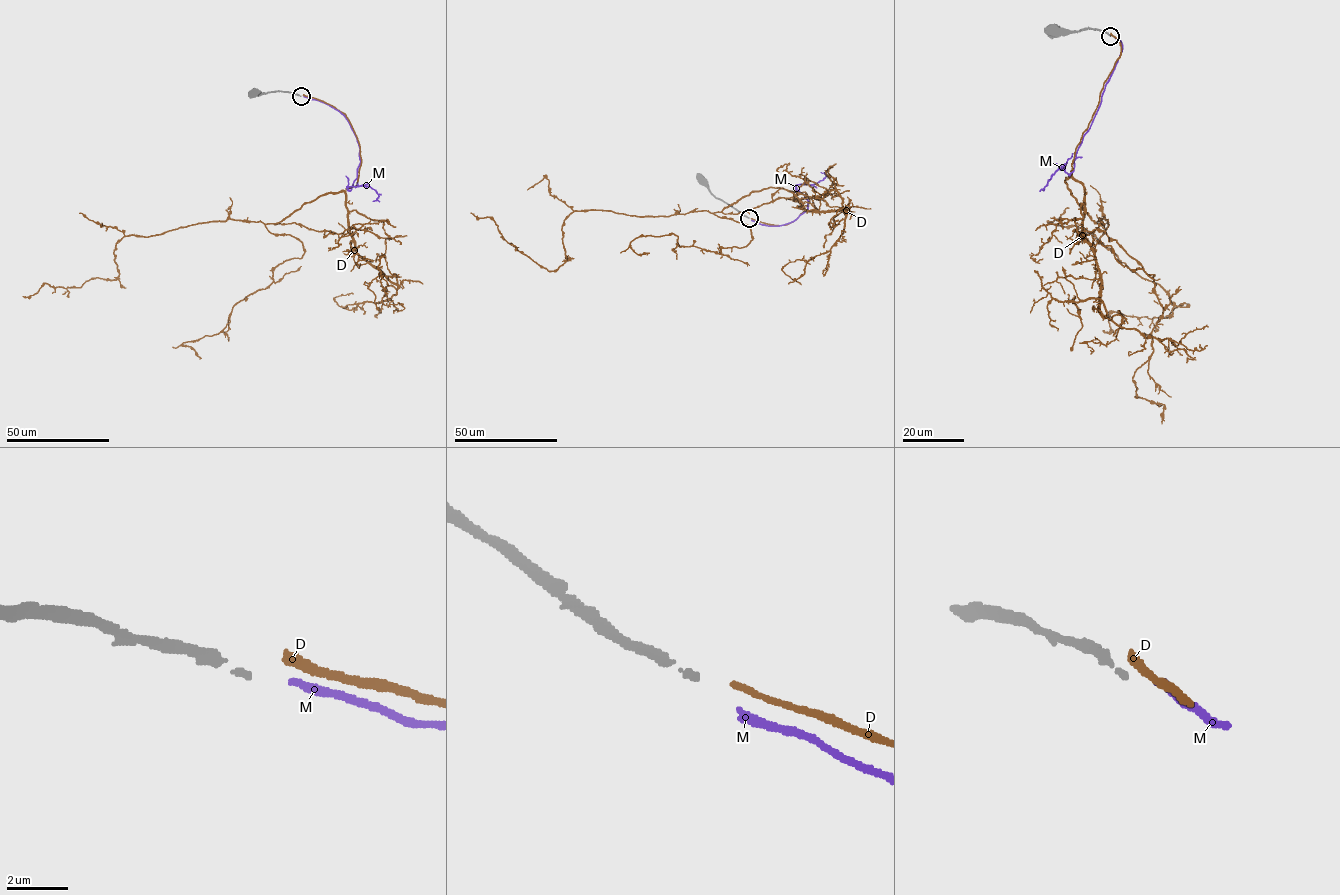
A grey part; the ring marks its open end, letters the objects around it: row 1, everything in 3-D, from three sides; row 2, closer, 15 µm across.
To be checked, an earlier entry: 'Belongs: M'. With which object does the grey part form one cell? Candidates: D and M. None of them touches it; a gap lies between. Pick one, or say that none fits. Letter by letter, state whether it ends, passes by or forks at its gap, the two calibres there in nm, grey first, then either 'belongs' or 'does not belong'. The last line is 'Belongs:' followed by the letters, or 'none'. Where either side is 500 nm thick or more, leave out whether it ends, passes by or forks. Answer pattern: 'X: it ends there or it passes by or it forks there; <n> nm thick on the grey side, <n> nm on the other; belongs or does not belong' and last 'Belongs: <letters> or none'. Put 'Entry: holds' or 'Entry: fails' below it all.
D: it ends there; 170 nm thick on the grey side, 260 nm on the other; does not belong
M: it ends there; 170 nm thick on the grey side, 240 nm on the other; does not belong
Belongs: none
Entry: fails

